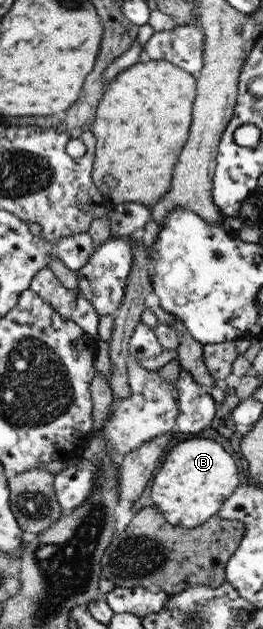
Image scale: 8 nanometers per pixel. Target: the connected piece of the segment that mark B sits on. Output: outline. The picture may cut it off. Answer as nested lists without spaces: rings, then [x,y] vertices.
[[[194,437],[178,443],[164,456],[162,467],[159,466],[154,475],[150,498],[168,523],[195,528],[218,513],[224,500],[238,485],[238,467],[224,447],[208,438]]]

